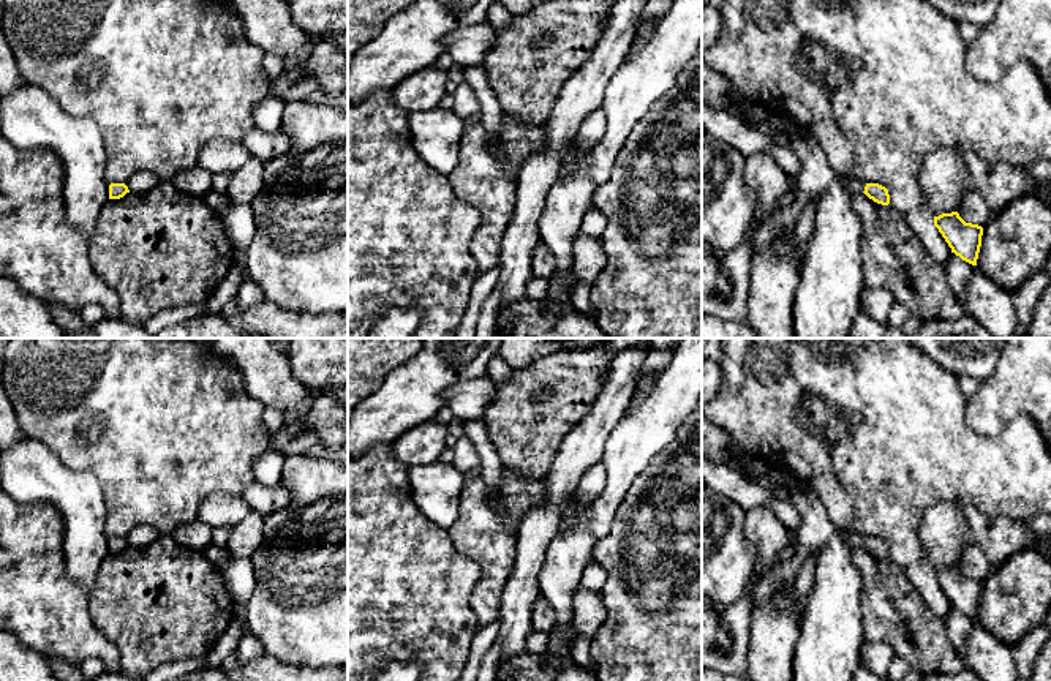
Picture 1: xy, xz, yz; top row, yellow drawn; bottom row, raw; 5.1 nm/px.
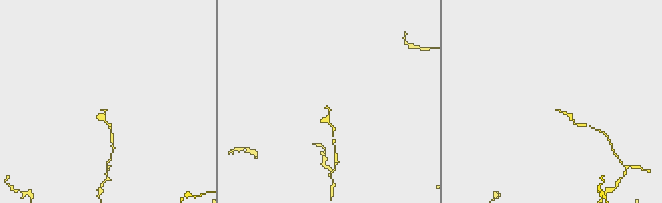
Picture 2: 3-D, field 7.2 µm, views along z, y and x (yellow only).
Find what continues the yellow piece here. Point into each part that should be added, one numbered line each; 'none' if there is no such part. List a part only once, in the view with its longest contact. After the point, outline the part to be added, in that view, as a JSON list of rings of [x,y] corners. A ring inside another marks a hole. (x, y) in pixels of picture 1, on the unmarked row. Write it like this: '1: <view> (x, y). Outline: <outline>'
1: yz (855, 539). Outline: [[[850,531],[850,532],[847,534],[846,540],[847,540],[850,545],[853,545],[853,547],[863,547],[866,537],[861,536],[861,534],[858,534],[858,532],[855,532],[855,531]]]

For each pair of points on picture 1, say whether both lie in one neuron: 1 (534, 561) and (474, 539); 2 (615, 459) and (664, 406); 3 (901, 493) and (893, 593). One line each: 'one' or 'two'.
1: two
2: one
3: two

